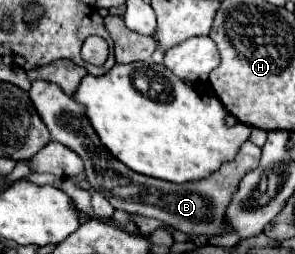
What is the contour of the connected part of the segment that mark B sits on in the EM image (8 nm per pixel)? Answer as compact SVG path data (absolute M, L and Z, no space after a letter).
M32 81L32 89L28 91L28 95L30 95L36 111L40 113L42 121L46 123L52 139L66 145L68 149L72 149L74 153L78 153L82 157L88 183L92 185L94 191L98 191L104 199L108 199L108 203L114 209L122 209L126 213L138 213L144 217L158 219L188 235L218 237L218 235L228 233L226 205L230 205L232 195L236 193L242 177L248 171L256 169L260 163L262 149L256 147L252 141L246 141L240 147L236 159L232 163L222 165L222 169L216 171L214 175L210 175L208 179L178 185L178 183L140 175L140 173L128 169L118 159L114 159L112 153L102 145L96 131L92 129L82 105L78 105L78 101L68 97L58 85L48 83L48 81Z

